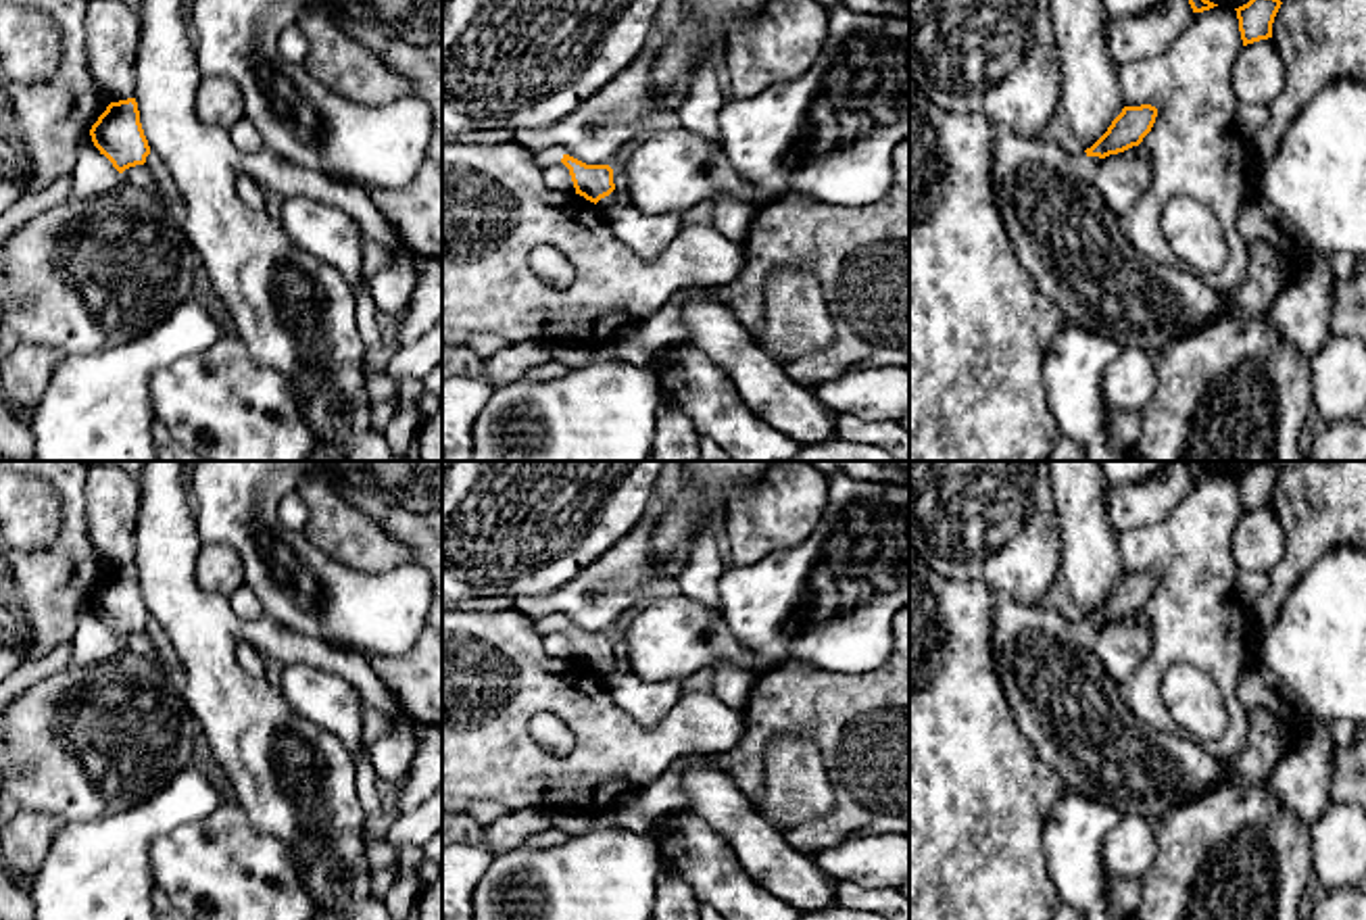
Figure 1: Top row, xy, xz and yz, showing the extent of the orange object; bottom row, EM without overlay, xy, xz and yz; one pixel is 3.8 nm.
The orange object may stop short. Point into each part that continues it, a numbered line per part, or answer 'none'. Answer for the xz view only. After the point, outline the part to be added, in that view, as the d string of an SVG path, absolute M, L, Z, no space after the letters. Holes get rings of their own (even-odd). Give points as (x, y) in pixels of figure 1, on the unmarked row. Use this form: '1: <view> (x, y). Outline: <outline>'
1: xz (549, 624). Outline: M557 615L534 620L534 628L540 636L561 630L563 620Z

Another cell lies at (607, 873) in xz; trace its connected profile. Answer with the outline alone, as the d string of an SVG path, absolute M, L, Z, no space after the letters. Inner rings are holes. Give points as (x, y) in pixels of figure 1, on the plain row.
M592 820L582 834L557 847L515 847L494 853L488 872L473 889L473 920L653 920L661 853L653 832L640 834Z

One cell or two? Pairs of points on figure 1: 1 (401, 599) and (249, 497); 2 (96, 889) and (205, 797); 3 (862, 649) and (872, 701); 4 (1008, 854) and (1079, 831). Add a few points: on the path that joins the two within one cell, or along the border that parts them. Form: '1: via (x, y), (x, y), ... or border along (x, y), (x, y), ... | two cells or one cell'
1: via (361, 599), (345, 599), (282, 537) | one cell
2: via (115, 860), (161, 814), (176, 806) | one cell
3: border along (887, 660), (860, 674), (818, 668) | two cells
4: border along (1060, 797), (1041, 837), (1043, 864), (1054, 889) | two cells

